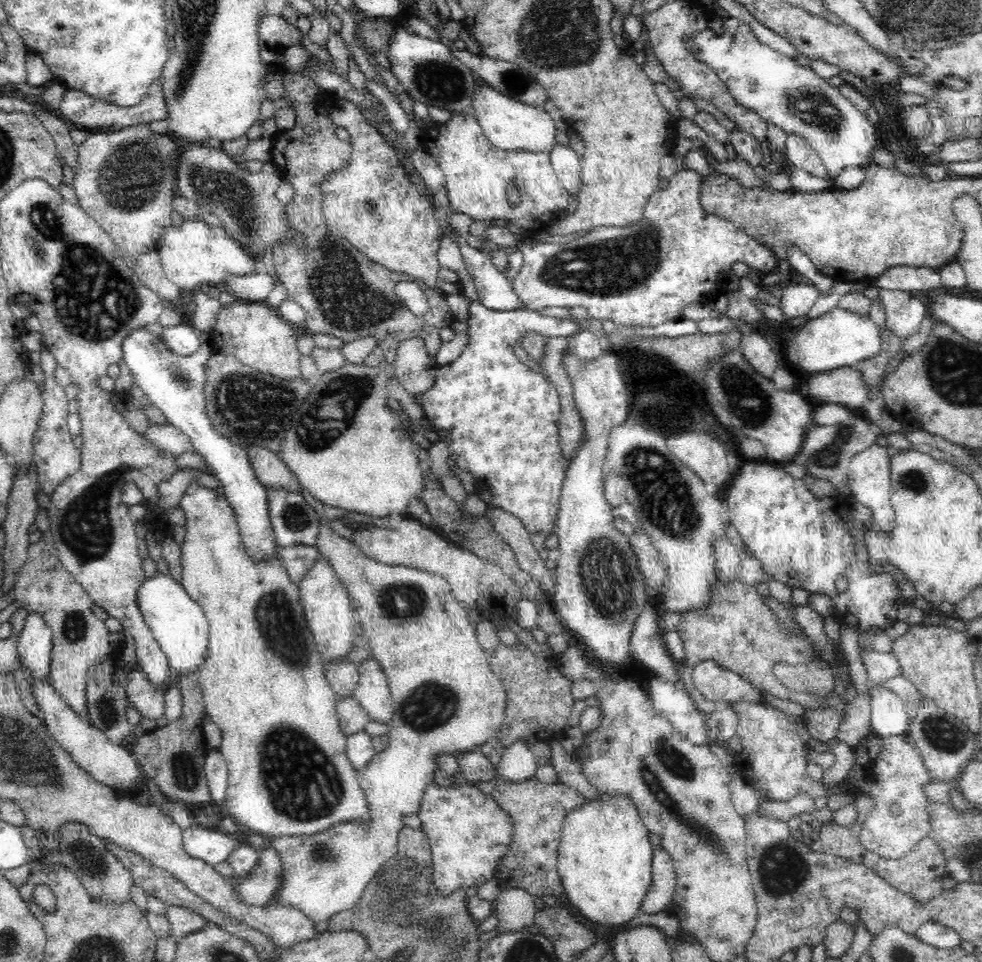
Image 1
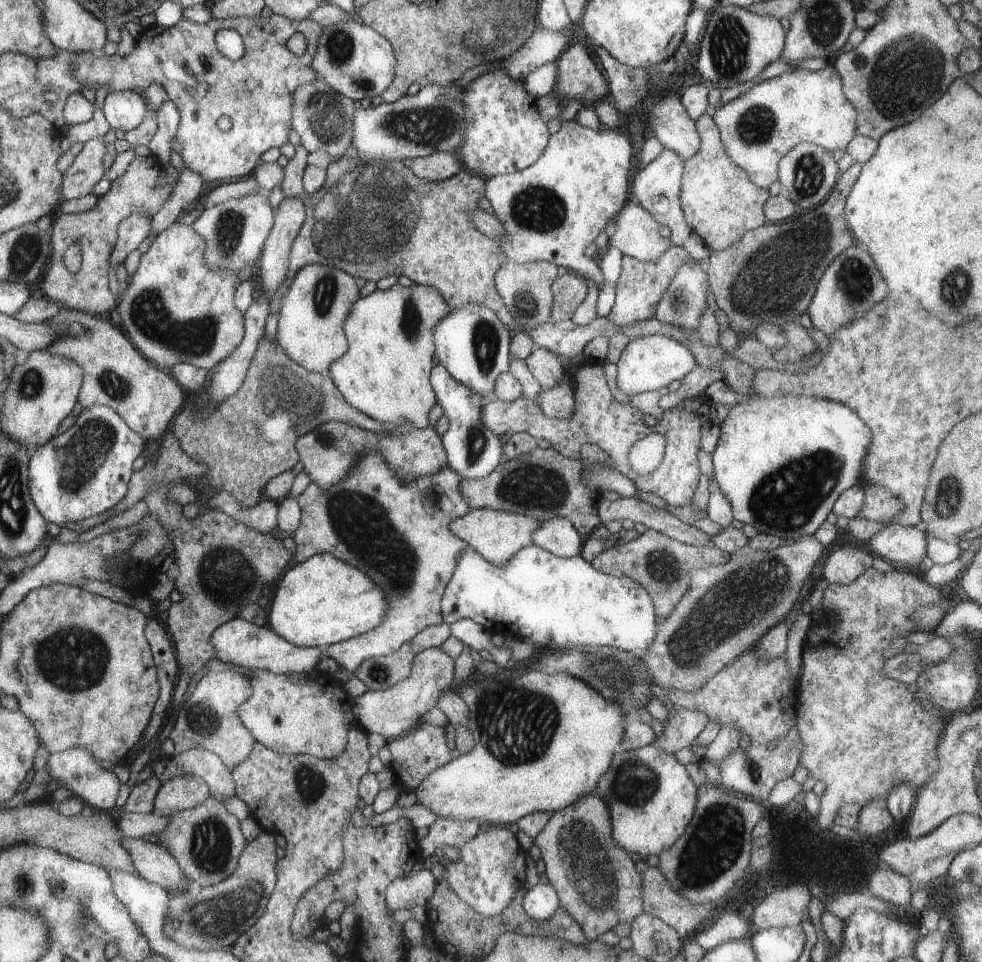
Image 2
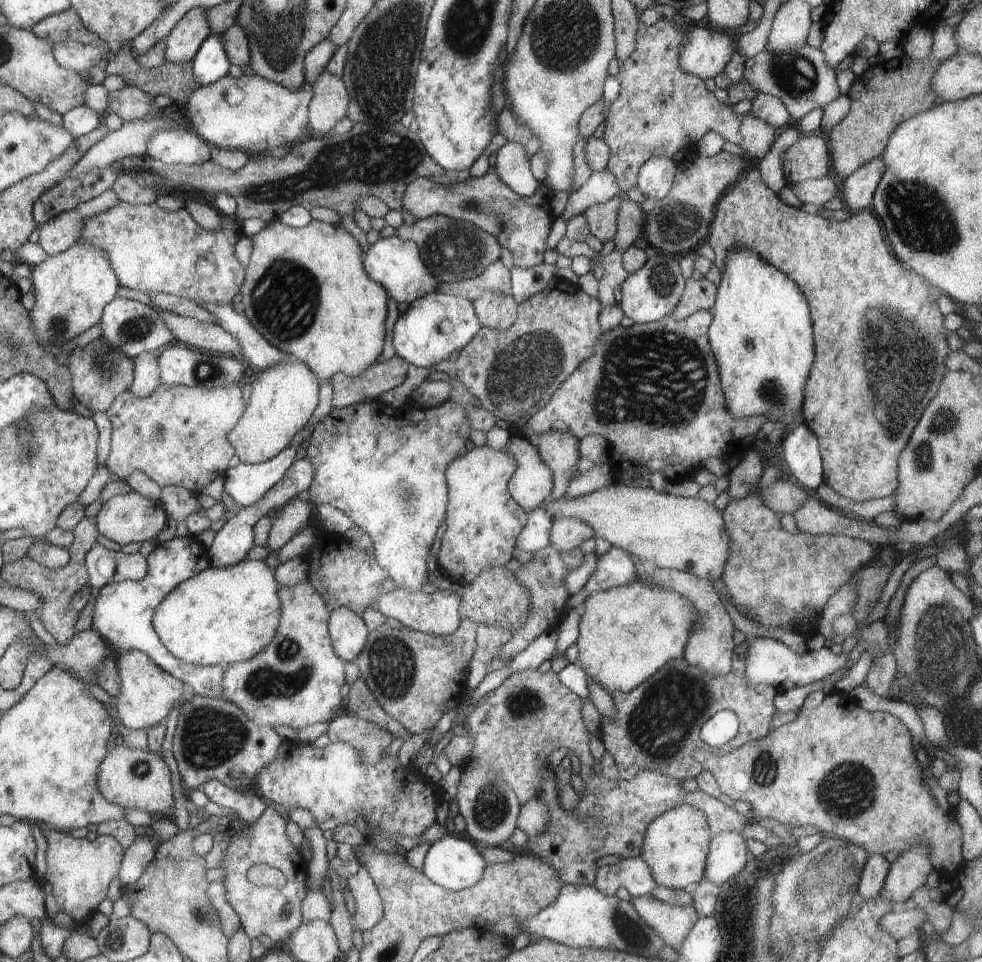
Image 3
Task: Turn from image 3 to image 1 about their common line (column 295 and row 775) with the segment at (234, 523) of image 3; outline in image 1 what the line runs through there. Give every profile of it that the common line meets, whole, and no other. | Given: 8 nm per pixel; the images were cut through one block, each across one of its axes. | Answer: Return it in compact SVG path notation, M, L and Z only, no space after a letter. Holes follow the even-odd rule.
M478 750L476 752L458 752L458 754L454 754L454 758L460 768L460 776L464 780L468 780L470 784L488 782L494 776L498 776L496 766Z

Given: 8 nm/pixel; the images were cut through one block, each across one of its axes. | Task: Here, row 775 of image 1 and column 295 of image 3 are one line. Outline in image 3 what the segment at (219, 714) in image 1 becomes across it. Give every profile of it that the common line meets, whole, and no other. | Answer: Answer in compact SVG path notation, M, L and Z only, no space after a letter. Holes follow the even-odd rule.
M311 220L305 228L289 228L279 222L269 222L259 234L251 238L253 250L249 264L245 266L245 282L241 284L243 314L251 326L275 348L283 350L295 360L309 366L317 378L329 378L333 374L347 374L357 378L363 370L373 366L373 360L381 352L383 344L383 320L387 294L385 288L371 280L361 268L361 250L355 238L339 228L339 224L325 224Z

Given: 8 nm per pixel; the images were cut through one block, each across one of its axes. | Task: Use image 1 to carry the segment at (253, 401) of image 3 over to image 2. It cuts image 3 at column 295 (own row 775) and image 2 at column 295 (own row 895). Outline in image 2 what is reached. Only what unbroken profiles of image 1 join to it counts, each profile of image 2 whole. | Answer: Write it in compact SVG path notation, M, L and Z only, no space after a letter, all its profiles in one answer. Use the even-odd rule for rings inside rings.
M321 264L303 266L283 294L283 306L277 312L277 346L281 346L295 364L313 374L327 376L329 362L333 362L347 350L341 326L357 300L359 288L355 286L353 276L349 276L347 272Z

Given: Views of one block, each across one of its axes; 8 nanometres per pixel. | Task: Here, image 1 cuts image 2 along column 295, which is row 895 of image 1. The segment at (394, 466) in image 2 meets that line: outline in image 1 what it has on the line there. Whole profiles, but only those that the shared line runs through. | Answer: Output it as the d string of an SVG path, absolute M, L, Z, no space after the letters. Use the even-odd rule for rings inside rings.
M428 784L416 812L420 828L432 846L434 884L442 896L458 892L458 888L480 888L496 876L498 864L514 844L514 822L494 800L476 784L438 786Z

